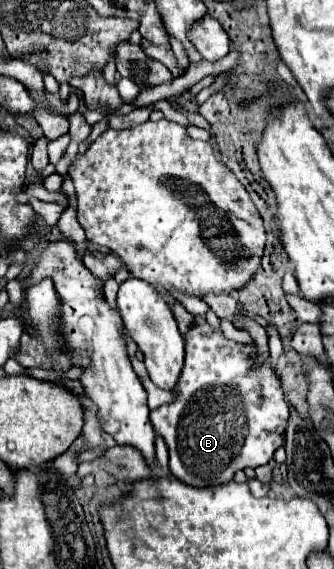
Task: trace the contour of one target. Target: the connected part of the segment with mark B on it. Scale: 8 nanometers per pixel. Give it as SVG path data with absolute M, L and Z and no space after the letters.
M208 323L194 325L186 333L186 361L182 375L174 387L174 399L158 409L150 411L150 423L154 431L166 441L170 453L170 471L176 479L192 487L210 487L228 483L240 469L266 465L278 447L284 445L284 429L288 423L288 405L278 373L270 361L264 361L254 369L258 357L256 343L236 343L224 337L222 329L214 329Z

